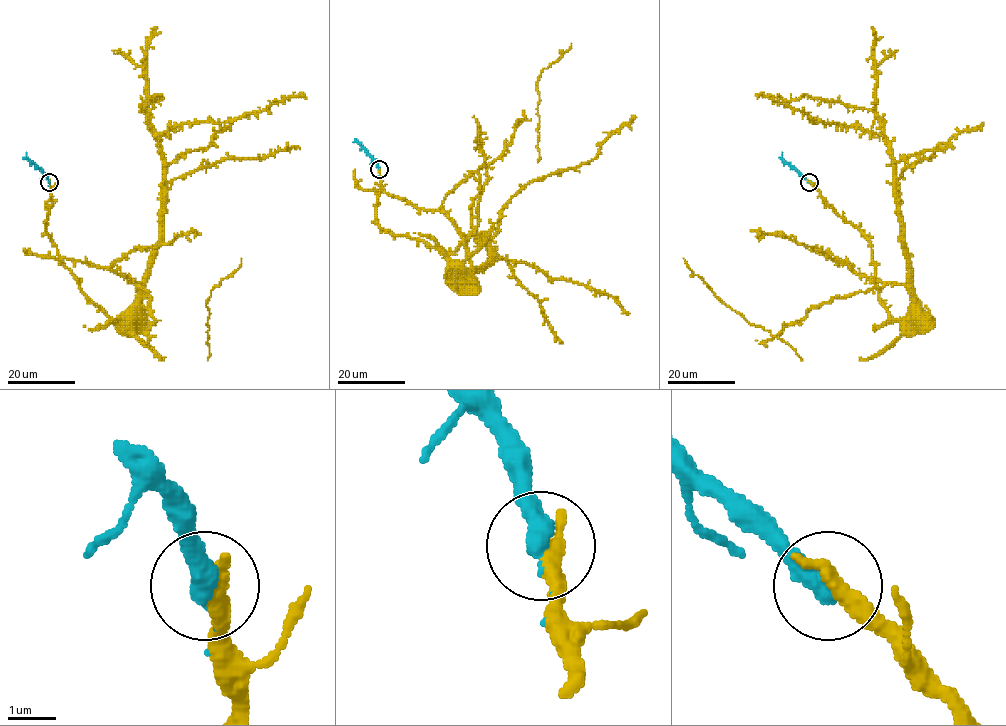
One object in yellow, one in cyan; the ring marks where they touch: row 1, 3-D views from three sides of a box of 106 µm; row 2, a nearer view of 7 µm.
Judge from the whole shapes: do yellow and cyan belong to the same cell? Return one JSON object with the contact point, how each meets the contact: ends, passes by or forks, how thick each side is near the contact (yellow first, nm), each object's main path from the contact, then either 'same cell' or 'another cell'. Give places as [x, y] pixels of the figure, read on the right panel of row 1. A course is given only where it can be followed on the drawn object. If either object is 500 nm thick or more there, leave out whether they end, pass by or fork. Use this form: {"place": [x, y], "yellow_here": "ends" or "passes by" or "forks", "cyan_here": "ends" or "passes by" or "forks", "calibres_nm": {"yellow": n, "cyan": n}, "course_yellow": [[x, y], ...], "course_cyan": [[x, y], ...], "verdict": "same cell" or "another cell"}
{"place": [809, 182], "calibres_nm": {"yellow": 440, "cyan": 500}, "course_yellow": [[809, 182], [870, 244], [879, 300], [893, 318], [904, 319], [910, 314]], "course_cyan": [[809, 182], [783, 160], [782, 152]], "verdict": "same cell"}

